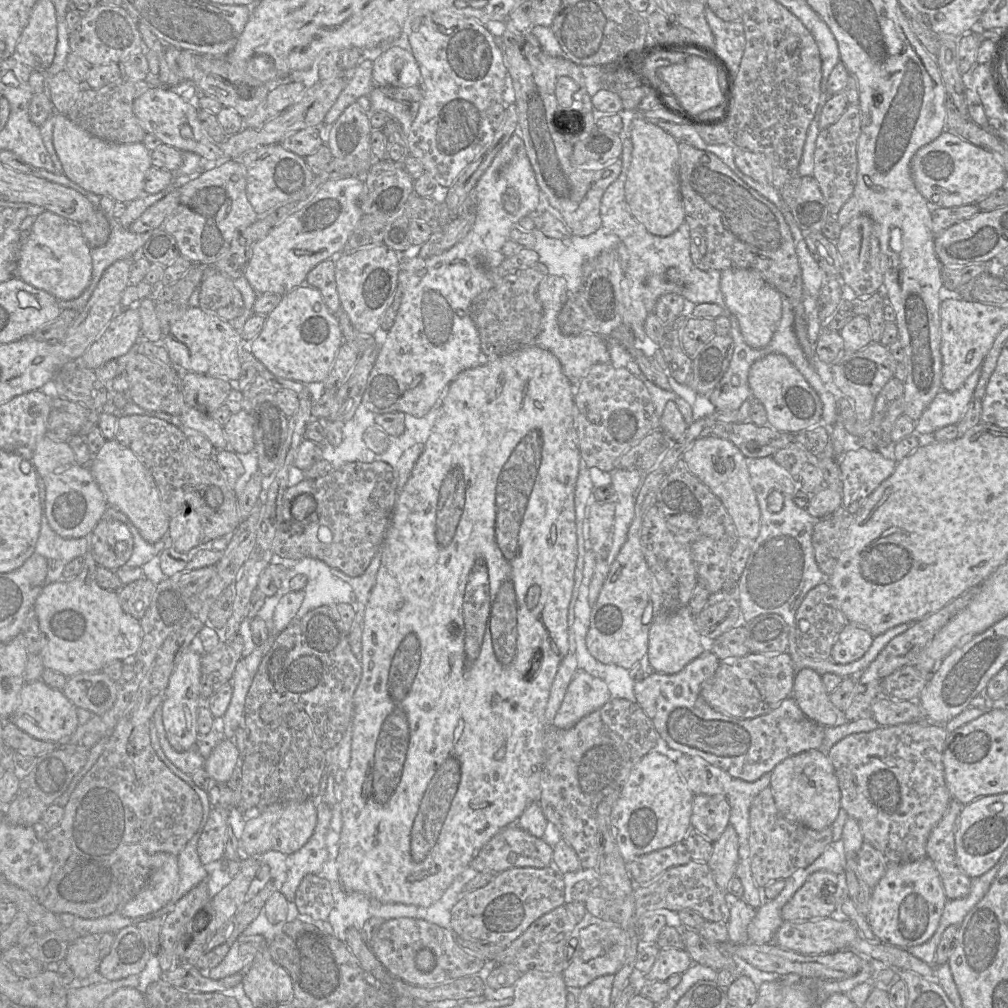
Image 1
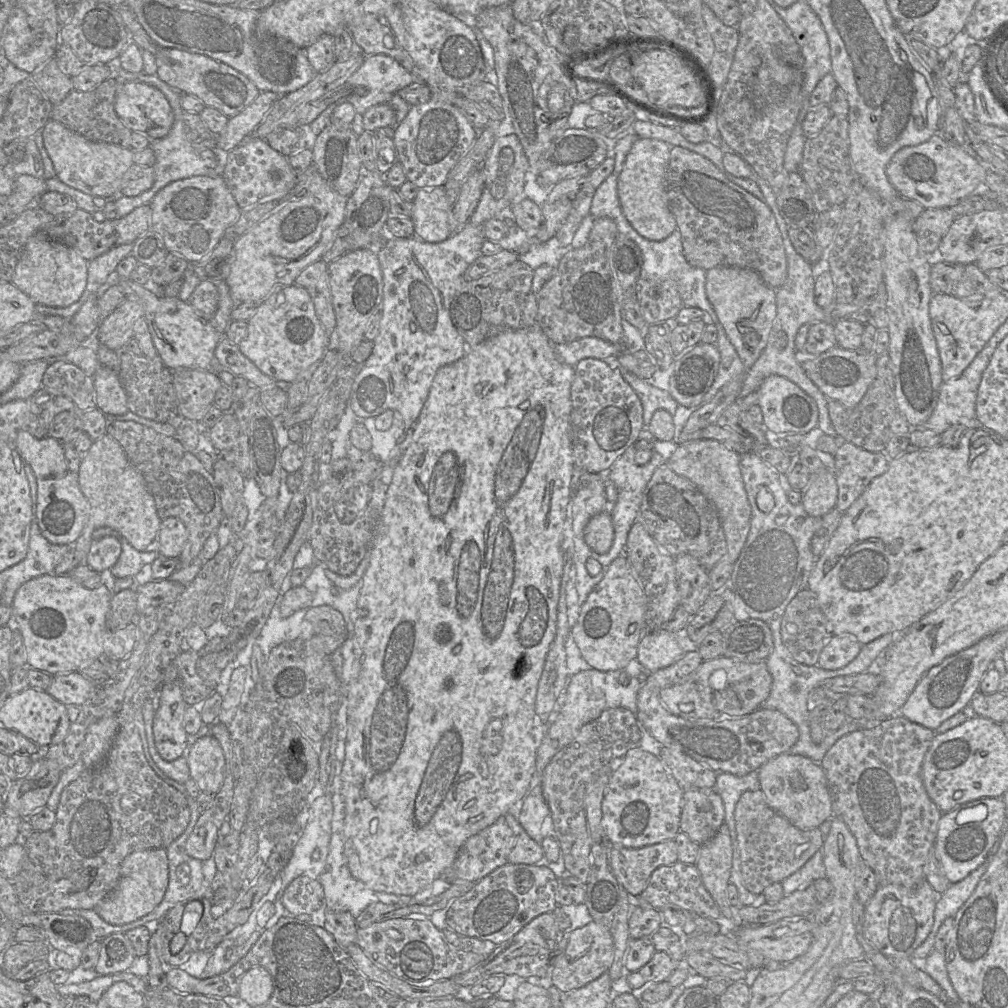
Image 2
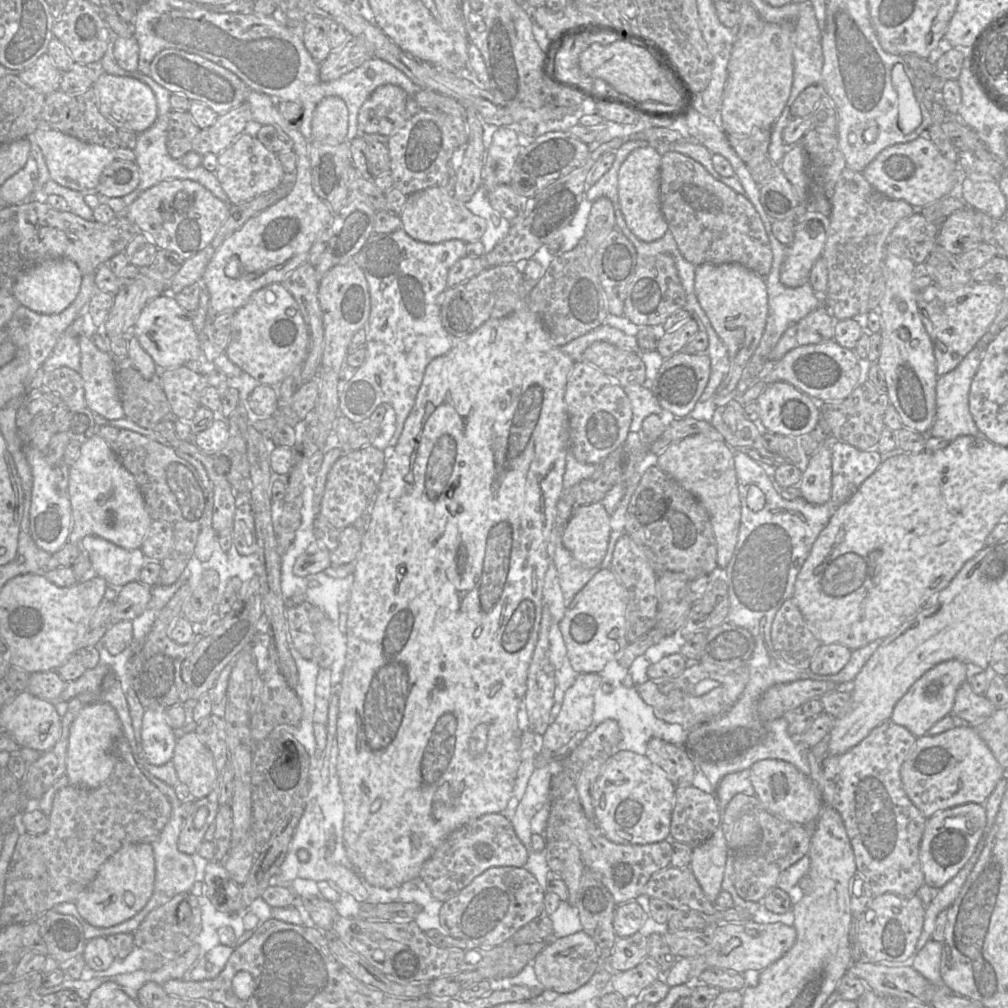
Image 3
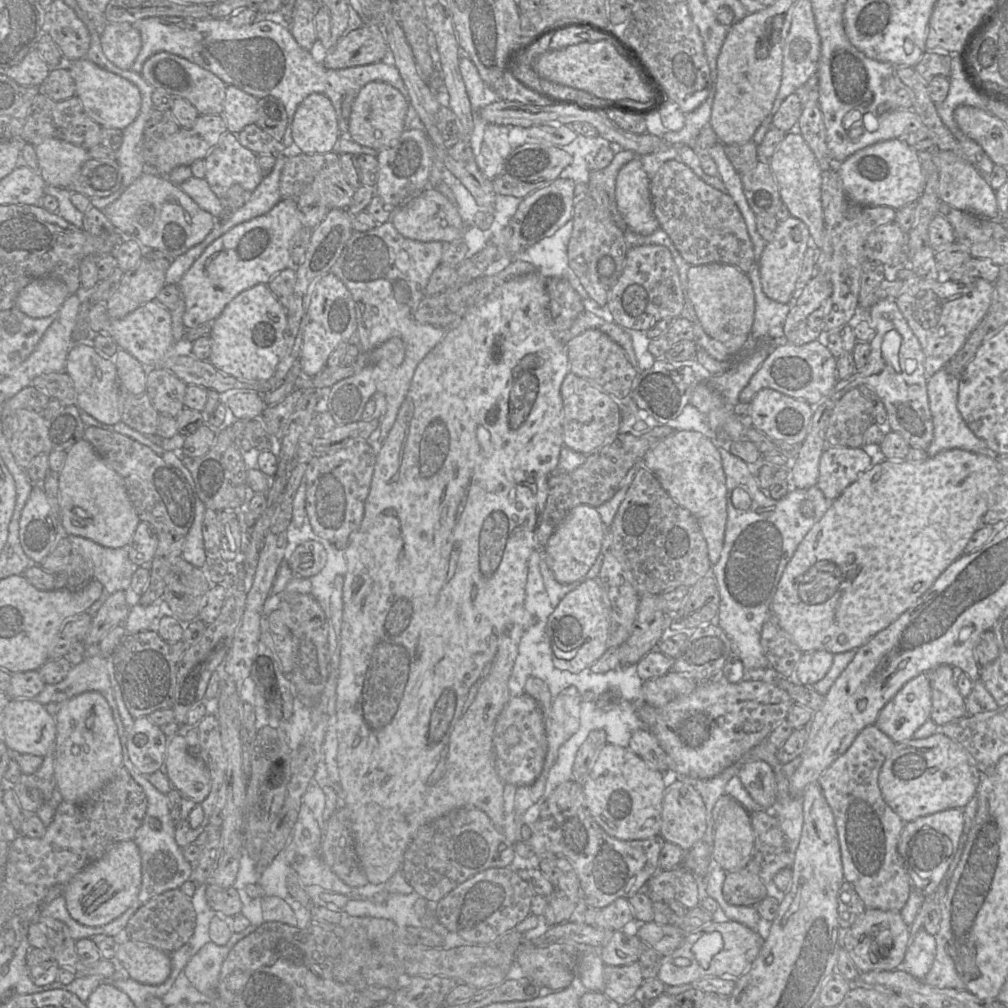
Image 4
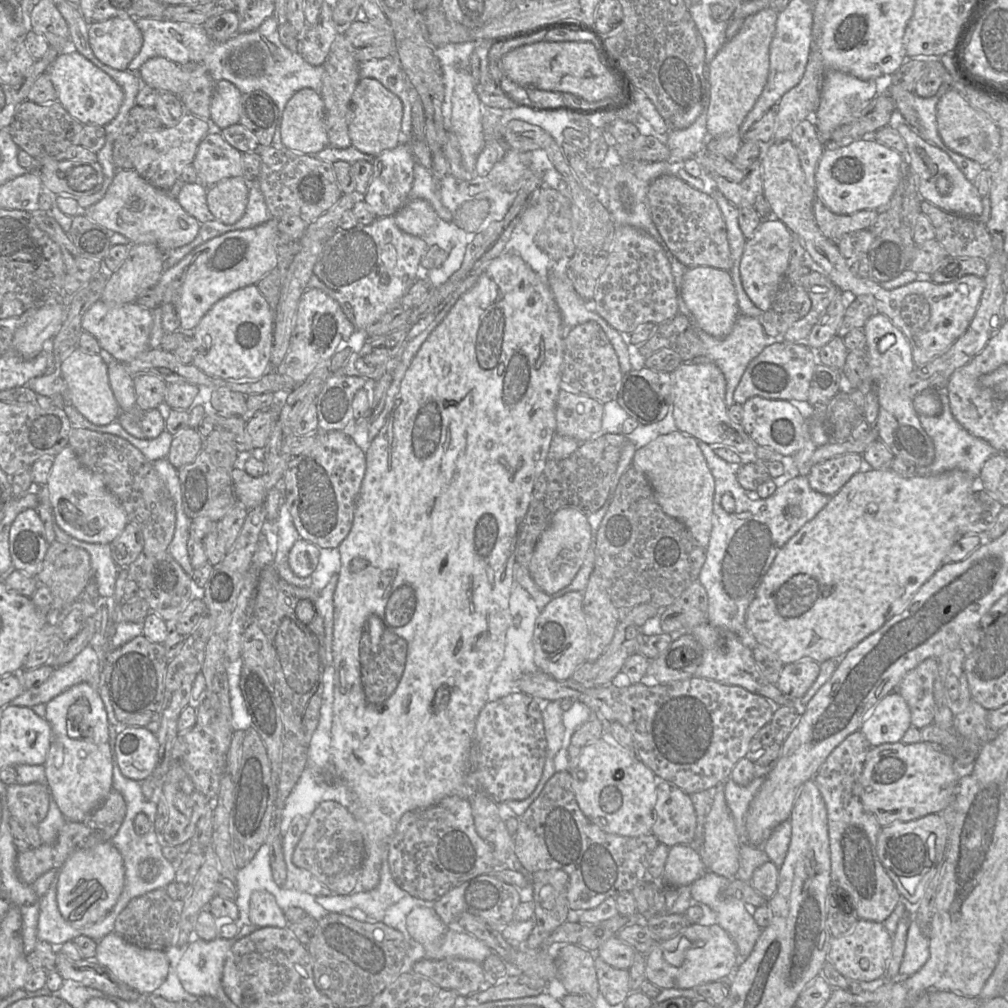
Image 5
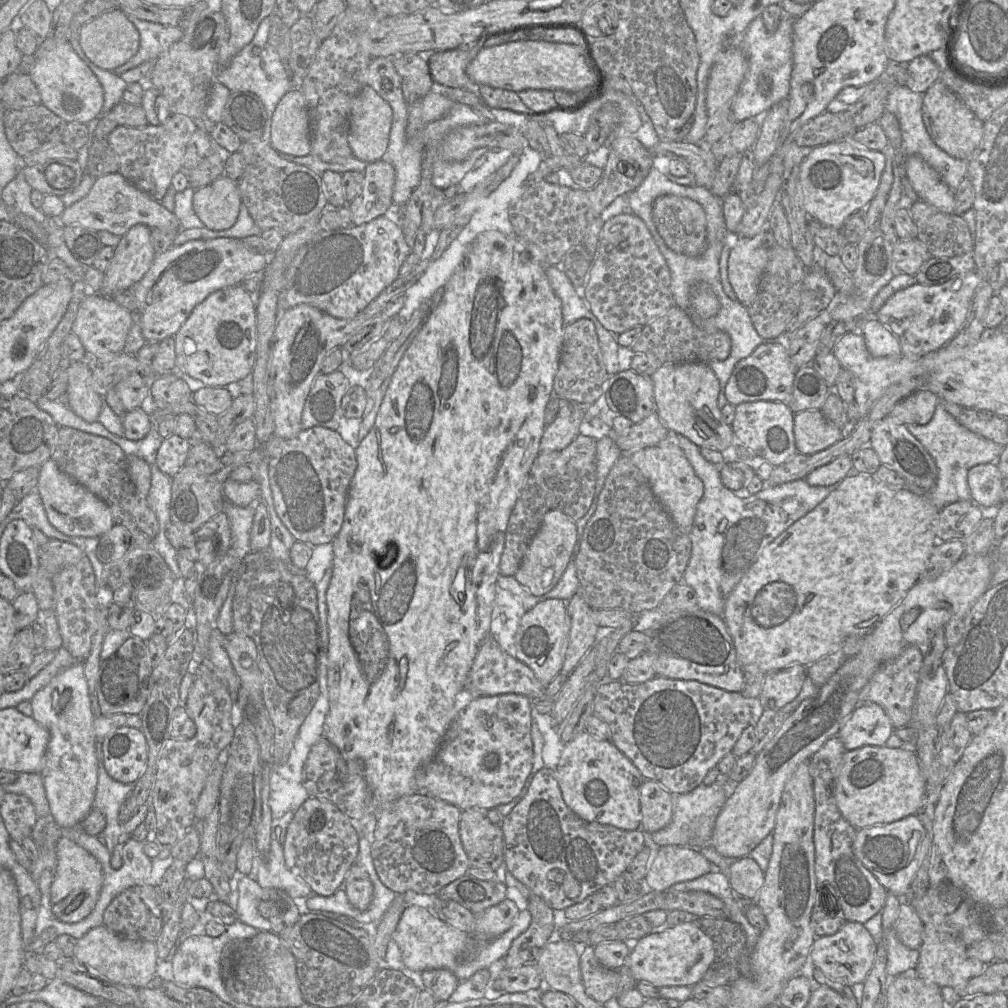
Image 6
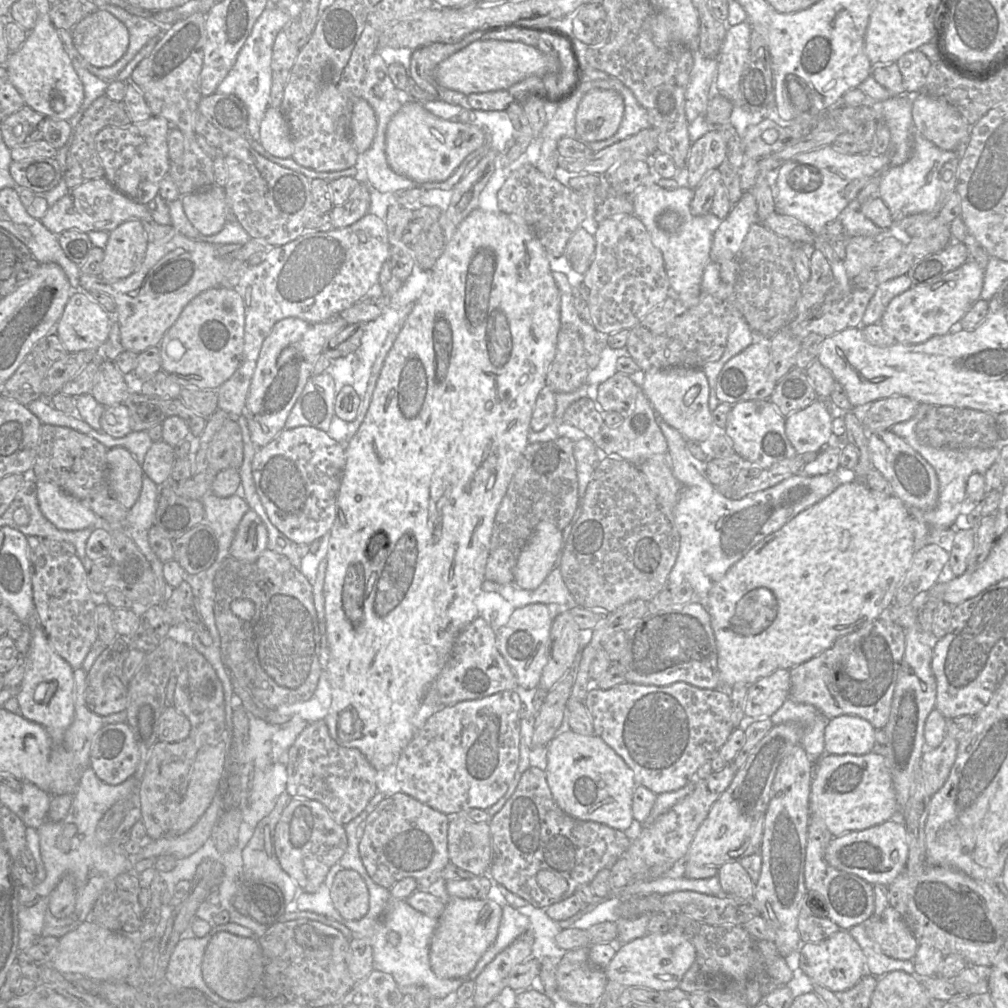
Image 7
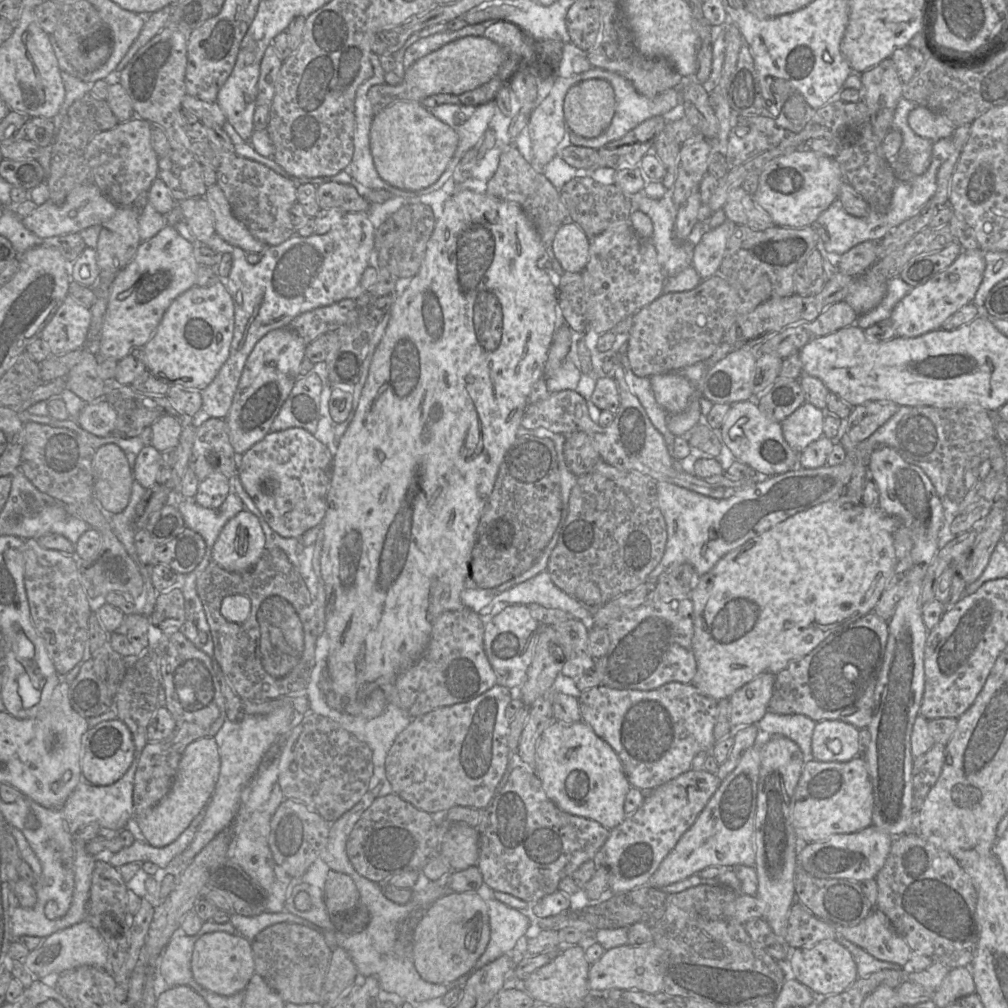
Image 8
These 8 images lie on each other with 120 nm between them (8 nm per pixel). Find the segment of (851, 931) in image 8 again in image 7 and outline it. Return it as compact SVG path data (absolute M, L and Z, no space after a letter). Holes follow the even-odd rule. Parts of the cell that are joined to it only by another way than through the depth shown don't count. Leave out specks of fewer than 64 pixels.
M888 906L881 915L872 915L861 924L865 924L868 937L886 956L897 960L914 958L919 944L894 908Z

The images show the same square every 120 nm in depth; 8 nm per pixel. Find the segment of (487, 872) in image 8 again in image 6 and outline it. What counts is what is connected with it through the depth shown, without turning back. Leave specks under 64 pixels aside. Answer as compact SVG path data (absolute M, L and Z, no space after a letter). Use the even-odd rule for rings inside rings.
M546 767L534 774L527 794L504 816L500 827L504 839L504 867L553 910L564 910L603 886L613 884L645 846L643 831L623 830L580 818L565 803L556 770ZM552 869L562 870L577 881L580 894L576 898L566 897L563 884L548 880L547 873Z

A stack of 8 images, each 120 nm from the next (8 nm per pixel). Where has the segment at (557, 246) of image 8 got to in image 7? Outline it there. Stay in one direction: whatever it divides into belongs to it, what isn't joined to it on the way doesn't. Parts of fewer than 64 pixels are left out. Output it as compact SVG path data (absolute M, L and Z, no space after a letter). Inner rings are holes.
M582 227L578 228L569 239L564 256L571 268L580 276L589 269L595 253L595 239Z

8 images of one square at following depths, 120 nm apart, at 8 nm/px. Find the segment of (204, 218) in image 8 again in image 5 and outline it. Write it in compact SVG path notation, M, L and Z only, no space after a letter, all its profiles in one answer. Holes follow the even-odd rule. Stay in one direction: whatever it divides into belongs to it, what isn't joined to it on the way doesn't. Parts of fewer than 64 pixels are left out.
M229 177L207 188L207 205L214 219L224 224L234 224L245 213L249 182L241 177Z

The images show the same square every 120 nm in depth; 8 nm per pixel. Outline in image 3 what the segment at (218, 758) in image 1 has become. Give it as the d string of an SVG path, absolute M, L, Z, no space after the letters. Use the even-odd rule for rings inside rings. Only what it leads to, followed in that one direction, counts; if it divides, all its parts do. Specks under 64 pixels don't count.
M194 732L177 739L171 762L195 800L212 792L217 782L214 758Z

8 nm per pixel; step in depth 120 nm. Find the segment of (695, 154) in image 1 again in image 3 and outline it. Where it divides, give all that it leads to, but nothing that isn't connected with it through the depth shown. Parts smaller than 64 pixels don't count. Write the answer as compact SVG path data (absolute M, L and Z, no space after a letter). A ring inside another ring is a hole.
M676 151L662 156L659 174L662 214L682 256L694 265L738 263L761 277L770 273L773 253L764 224L749 199L714 179L697 161Z

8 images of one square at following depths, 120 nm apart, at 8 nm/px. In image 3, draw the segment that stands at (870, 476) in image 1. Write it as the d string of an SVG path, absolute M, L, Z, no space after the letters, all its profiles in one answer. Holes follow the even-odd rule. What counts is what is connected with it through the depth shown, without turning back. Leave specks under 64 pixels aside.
M840 441L832 445L831 459L830 501L835 508L844 504L882 463L878 451L862 451Z

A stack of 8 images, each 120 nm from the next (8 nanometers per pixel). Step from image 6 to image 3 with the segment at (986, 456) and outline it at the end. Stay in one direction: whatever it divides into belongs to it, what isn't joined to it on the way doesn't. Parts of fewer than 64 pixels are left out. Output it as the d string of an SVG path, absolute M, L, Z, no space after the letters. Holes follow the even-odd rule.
M985 333L976 346L950 372L939 376L936 383L936 415L929 435L952 441L959 436L970 435L981 437L969 410L969 391L978 367L983 359L987 346L997 335Z

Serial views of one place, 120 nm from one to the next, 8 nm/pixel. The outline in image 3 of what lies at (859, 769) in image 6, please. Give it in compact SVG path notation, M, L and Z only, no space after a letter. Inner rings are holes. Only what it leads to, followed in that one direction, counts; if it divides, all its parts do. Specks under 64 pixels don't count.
M971 725L918 737L901 766L903 788L925 818L966 803L984 804L1006 772Z

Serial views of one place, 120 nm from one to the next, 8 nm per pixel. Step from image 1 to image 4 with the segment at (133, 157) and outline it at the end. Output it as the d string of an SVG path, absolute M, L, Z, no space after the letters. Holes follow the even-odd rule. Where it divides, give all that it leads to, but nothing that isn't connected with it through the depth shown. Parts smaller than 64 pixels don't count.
M56 138L46 139L34 148L44 181L48 185L60 188L68 188L77 178L83 164L91 159L88 150Z

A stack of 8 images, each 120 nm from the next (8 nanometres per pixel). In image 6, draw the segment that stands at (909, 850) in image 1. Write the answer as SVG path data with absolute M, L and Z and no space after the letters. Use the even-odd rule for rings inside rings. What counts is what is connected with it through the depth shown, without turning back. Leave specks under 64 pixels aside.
M833 737L809 760L815 798L815 875L818 888L827 888L835 897L844 920L864 924L882 910L888 891L854 854L853 843L858 830L861 829L854 828L842 816L835 802L834 786L846 751L841 739Z

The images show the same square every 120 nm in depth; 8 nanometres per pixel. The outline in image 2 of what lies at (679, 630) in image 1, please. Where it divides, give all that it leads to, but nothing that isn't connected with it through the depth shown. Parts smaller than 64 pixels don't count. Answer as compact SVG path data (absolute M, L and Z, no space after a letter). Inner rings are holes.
M660 628L641 638L636 659L653 672L675 663L684 653L676 640L676 633Z

